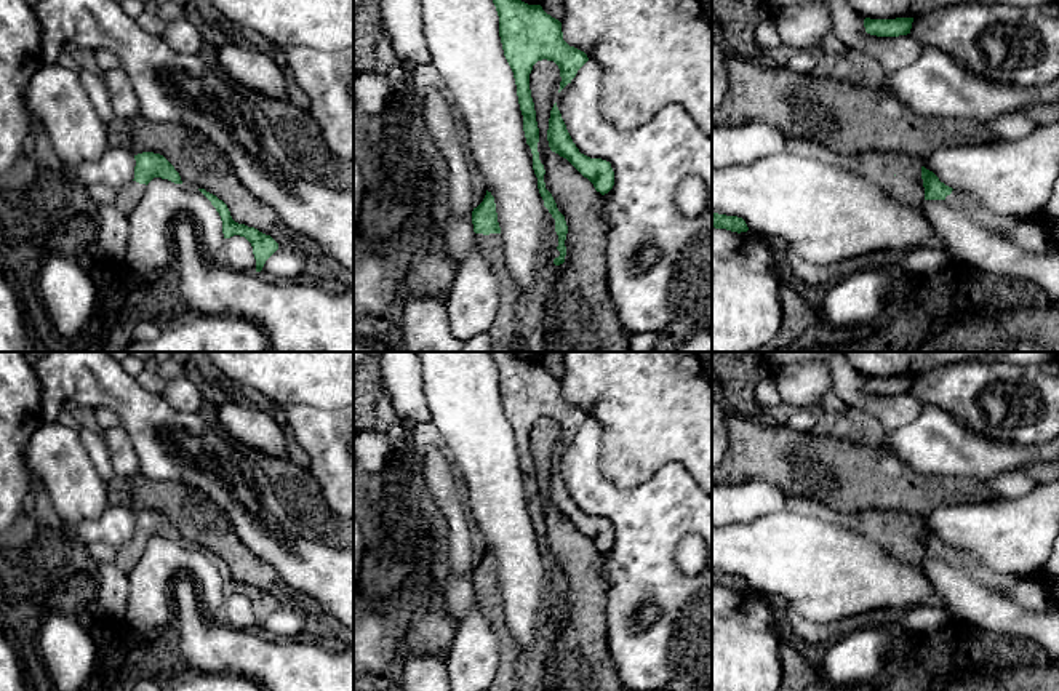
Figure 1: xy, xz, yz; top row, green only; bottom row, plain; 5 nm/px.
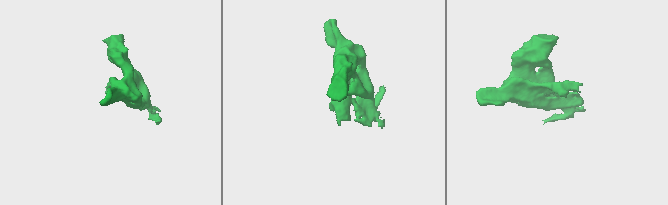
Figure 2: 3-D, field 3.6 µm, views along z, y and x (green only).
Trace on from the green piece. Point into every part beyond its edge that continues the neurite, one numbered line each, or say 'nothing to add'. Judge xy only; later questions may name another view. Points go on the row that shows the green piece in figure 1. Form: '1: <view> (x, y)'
1: xy (125, 200)

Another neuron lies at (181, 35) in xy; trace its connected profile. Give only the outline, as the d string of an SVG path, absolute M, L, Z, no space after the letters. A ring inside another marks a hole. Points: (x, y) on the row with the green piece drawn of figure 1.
M187 18L166 24L162 37L181 56L198 54L203 43L202 32Z

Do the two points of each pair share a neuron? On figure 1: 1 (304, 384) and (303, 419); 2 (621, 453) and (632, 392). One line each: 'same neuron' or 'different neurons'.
1: different neurons
2: same neuron

